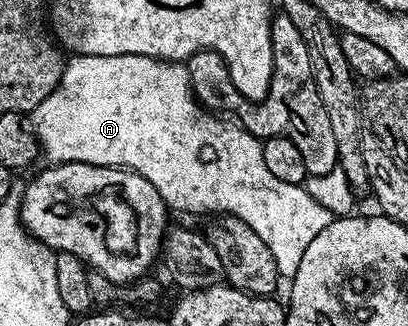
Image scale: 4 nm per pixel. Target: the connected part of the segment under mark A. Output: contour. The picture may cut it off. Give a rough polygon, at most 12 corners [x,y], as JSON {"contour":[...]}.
{"contour":[[70,56],[31,111],[46,162],[143,175],[243,219],[292,279],[346,173],[283,183],[188,64]]}

